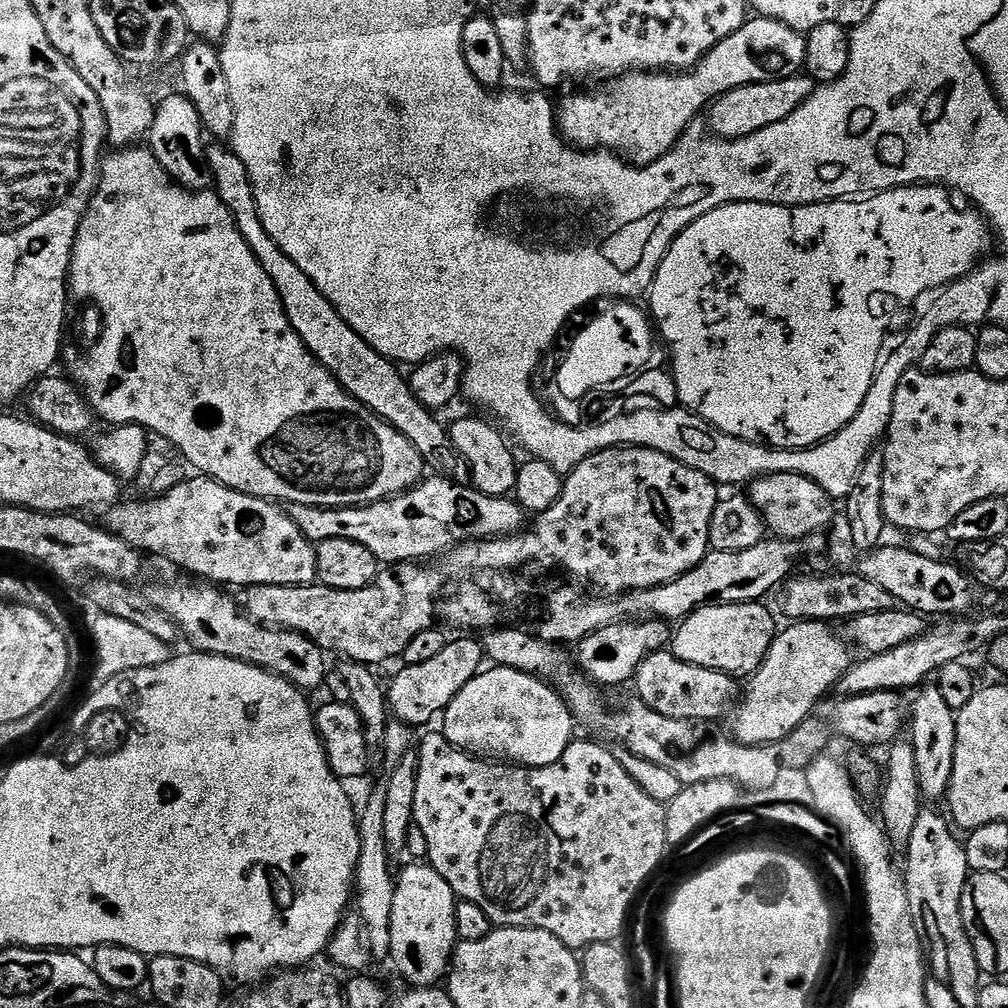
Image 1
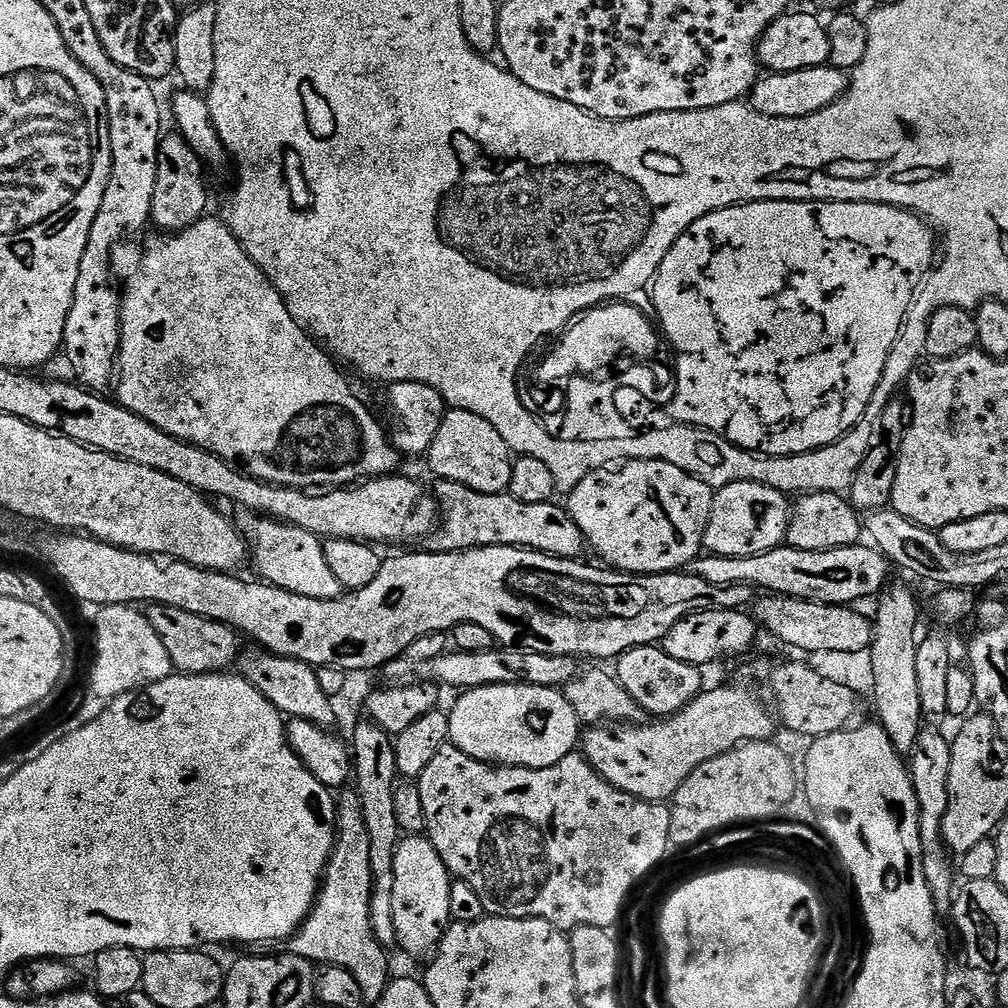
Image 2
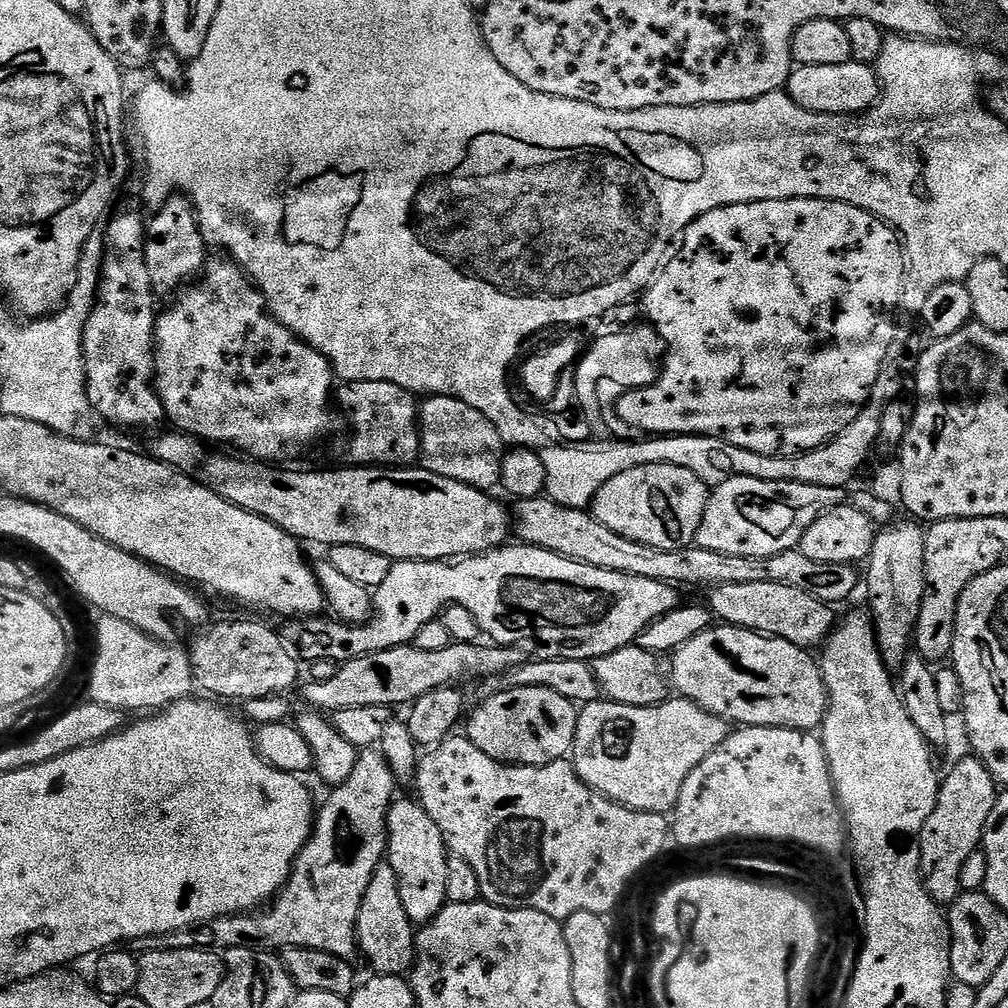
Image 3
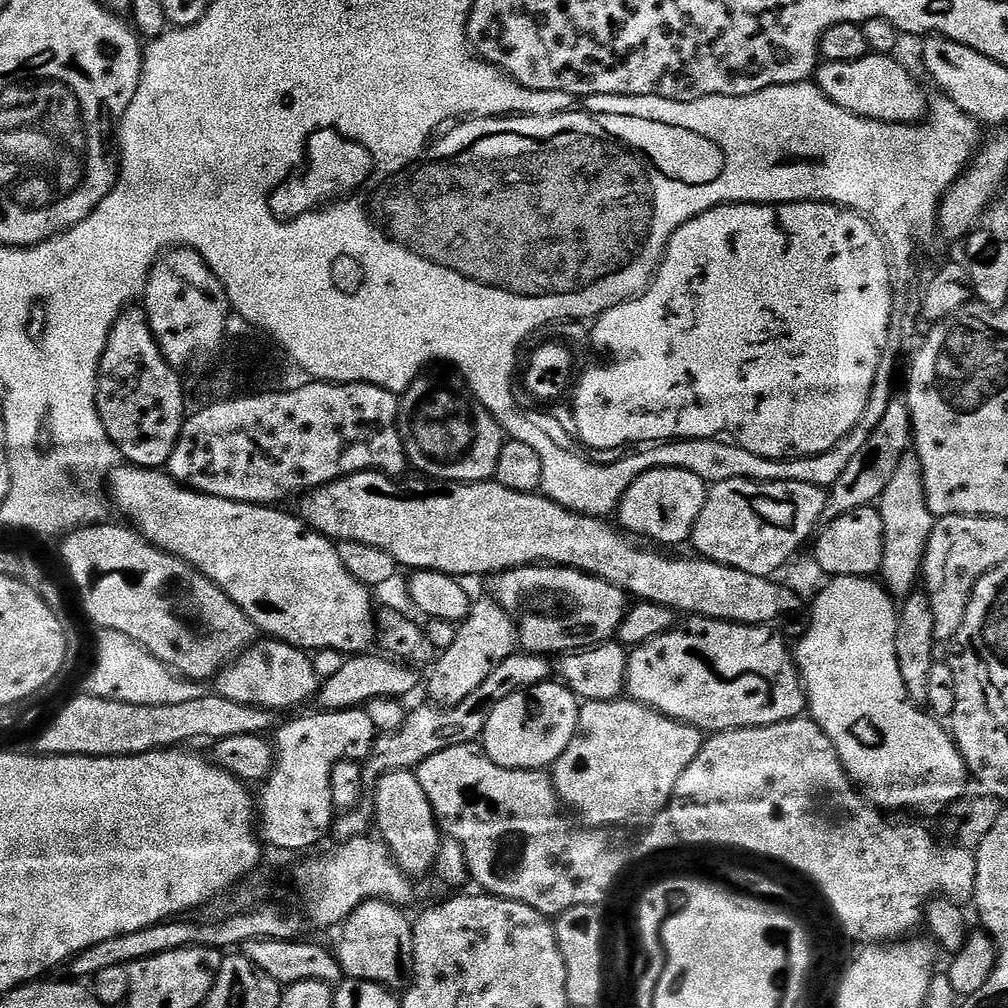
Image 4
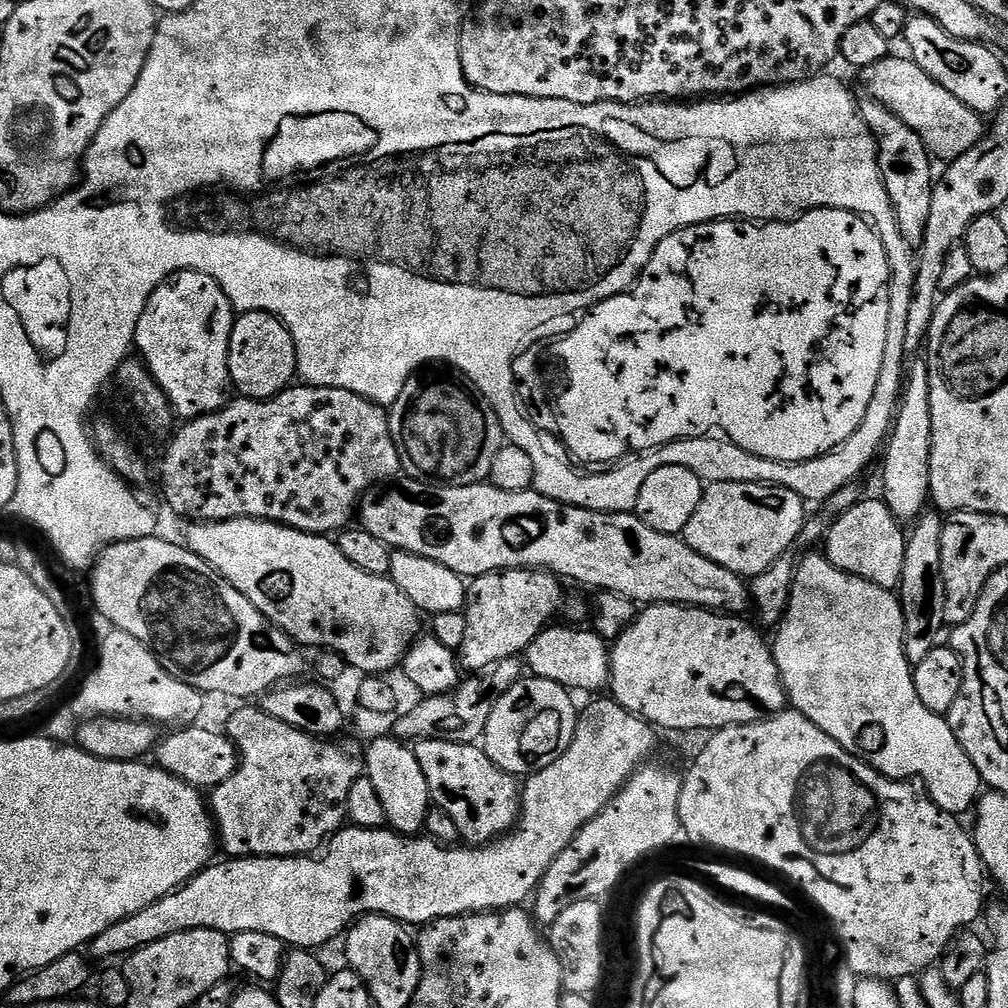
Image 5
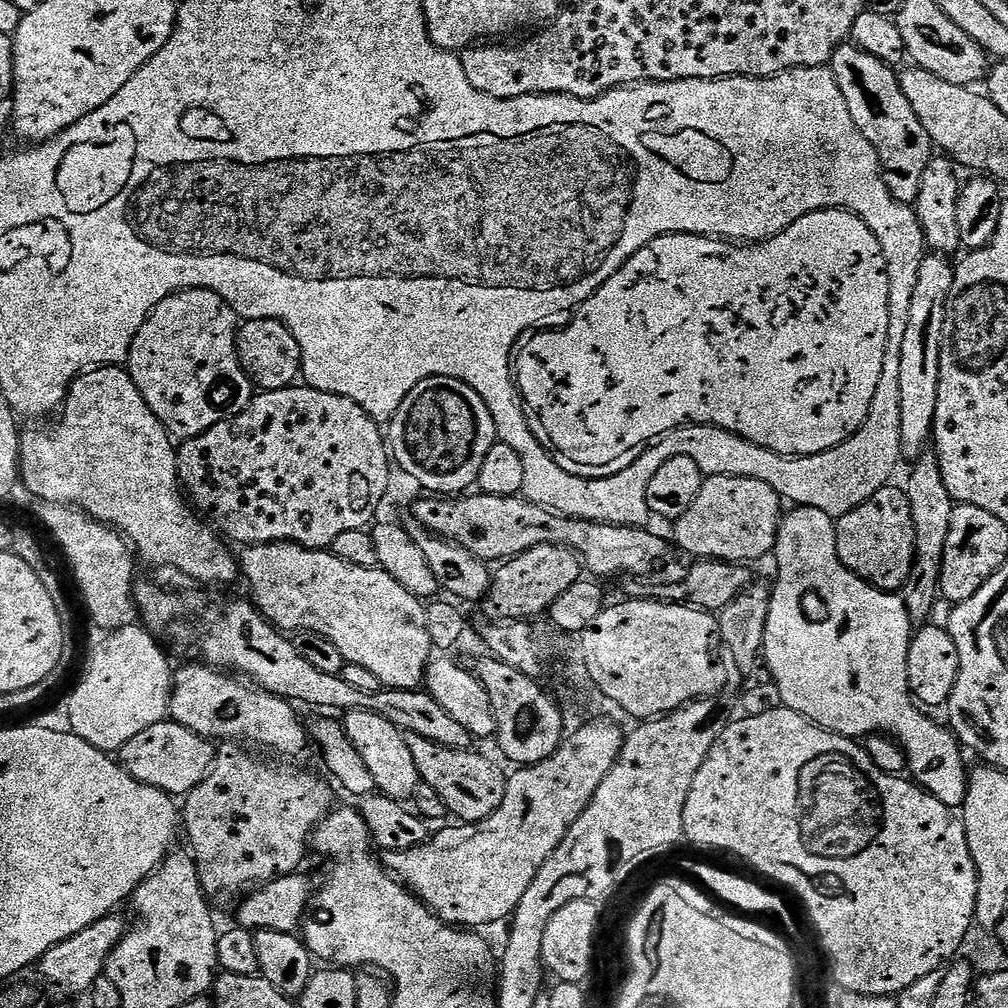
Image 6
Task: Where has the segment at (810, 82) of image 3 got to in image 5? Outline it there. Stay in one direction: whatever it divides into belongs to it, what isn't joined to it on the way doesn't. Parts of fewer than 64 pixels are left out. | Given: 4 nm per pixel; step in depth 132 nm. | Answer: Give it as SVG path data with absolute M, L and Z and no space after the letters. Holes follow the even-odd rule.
M889 54L882 62L874 62L874 66L866 66L859 73L860 80L864 83L864 88L871 99L877 100L882 106L886 106L906 126L910 126L927 144L929 153L937 161L951 162L966 154L980 140L983 140L986 132L986 124L983 124L981 113L970 110L950 90L938 86L910 58L903 55ZM904 59L904 60L903 60ZM940 159L940 160L939 160Z

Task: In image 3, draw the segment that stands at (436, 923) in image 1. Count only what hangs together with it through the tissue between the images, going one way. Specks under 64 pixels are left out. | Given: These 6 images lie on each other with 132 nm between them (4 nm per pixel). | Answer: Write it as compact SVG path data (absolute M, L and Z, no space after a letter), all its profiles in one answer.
M397 799L388 810L388 851L387 863L392 865L394 874L398 878L398 890L402 894L402 906L413 925L423 926L431 922L448 903L446 898L446 866L450 853L444 846L444 835L438 826L434 826L434 818L426 814L426 810L415 799Z

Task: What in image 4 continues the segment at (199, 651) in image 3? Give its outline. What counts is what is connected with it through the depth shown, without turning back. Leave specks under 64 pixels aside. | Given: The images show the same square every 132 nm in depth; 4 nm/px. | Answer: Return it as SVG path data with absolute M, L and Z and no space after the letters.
M275 638L264 643L268 644L257 643L239 660L221 671L214 681L215 695L230 702L253 704L255 708L266 708L277 714L302 707L322 687L321 677L316 677L316 668L312 665L313 657L307 651L291 648Z

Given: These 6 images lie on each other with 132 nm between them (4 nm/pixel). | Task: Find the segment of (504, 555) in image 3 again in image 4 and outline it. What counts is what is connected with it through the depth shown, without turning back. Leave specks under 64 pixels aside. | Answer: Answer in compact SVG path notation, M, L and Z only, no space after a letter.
M509 568L507 572L499 573L495 580L497 597L524 592L524 600L533 616L519 617L518 644L523 651L533 654L567 654L609 643L630 607L629 597L621 588L576 568Z

